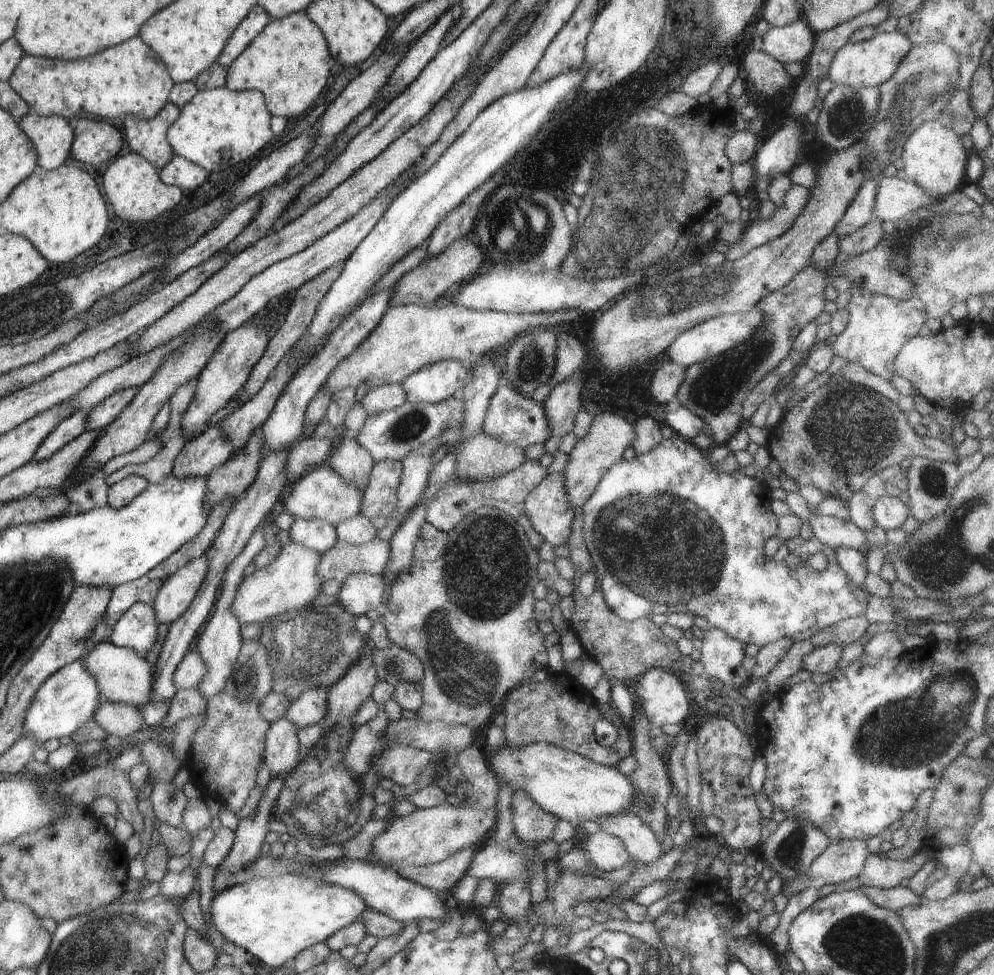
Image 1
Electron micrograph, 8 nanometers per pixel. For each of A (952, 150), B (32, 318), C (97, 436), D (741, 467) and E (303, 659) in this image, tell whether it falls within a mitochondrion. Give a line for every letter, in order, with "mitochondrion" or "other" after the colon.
A: other
B: mitochondrion
C: other
D: other
E: mitochondrion

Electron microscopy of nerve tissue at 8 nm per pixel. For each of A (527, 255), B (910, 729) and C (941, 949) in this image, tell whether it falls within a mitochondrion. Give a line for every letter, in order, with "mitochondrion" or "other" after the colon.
A: mitochondrion
B: mitochondrion
C: mitochondrion

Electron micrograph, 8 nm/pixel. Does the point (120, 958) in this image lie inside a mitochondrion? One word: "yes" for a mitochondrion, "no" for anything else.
yes

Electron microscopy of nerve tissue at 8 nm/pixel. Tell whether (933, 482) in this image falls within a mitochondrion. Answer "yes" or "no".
yes

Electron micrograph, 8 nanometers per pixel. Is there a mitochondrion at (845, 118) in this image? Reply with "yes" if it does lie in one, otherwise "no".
yes

